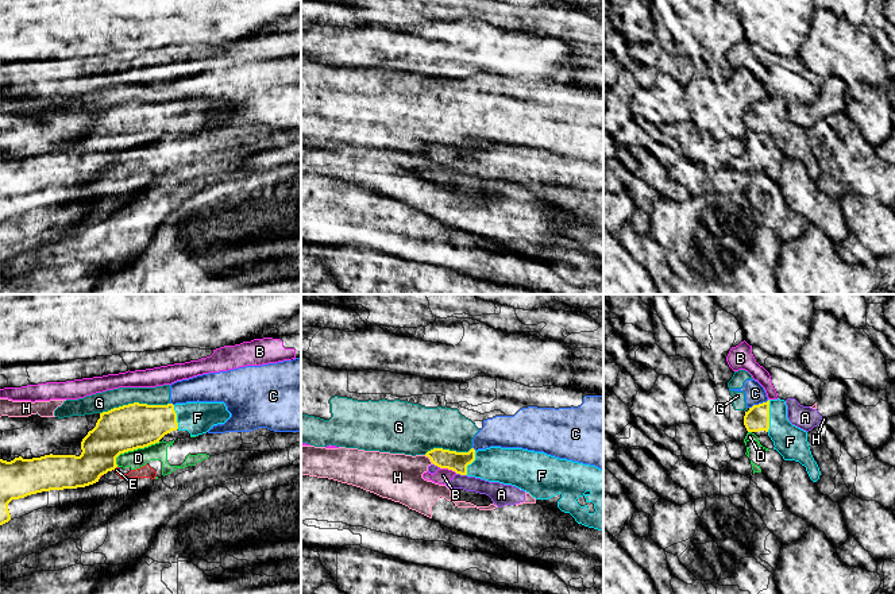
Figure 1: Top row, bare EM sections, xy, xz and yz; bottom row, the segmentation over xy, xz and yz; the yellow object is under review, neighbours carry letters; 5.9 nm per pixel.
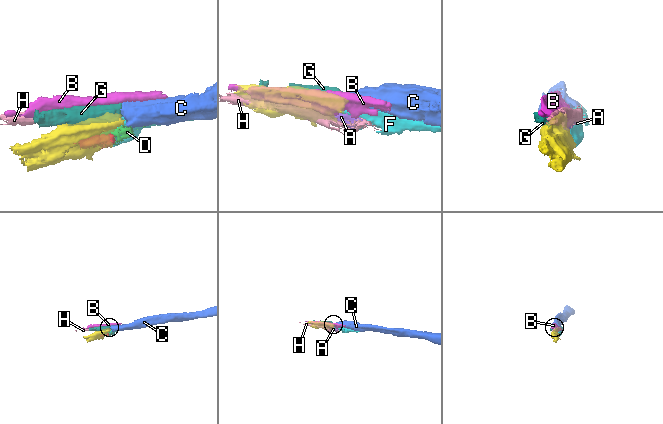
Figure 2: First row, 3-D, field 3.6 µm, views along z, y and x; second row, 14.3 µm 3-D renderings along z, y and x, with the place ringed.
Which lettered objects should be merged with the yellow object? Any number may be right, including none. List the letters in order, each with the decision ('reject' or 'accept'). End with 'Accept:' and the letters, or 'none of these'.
A: reject
B: reject
C: reject
D: reject
E: reject
F: accept
G: reject
H: reject
Accept: F

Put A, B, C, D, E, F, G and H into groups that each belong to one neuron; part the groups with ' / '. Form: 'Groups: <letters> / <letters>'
Groups: A H / B / C G / D E / F

